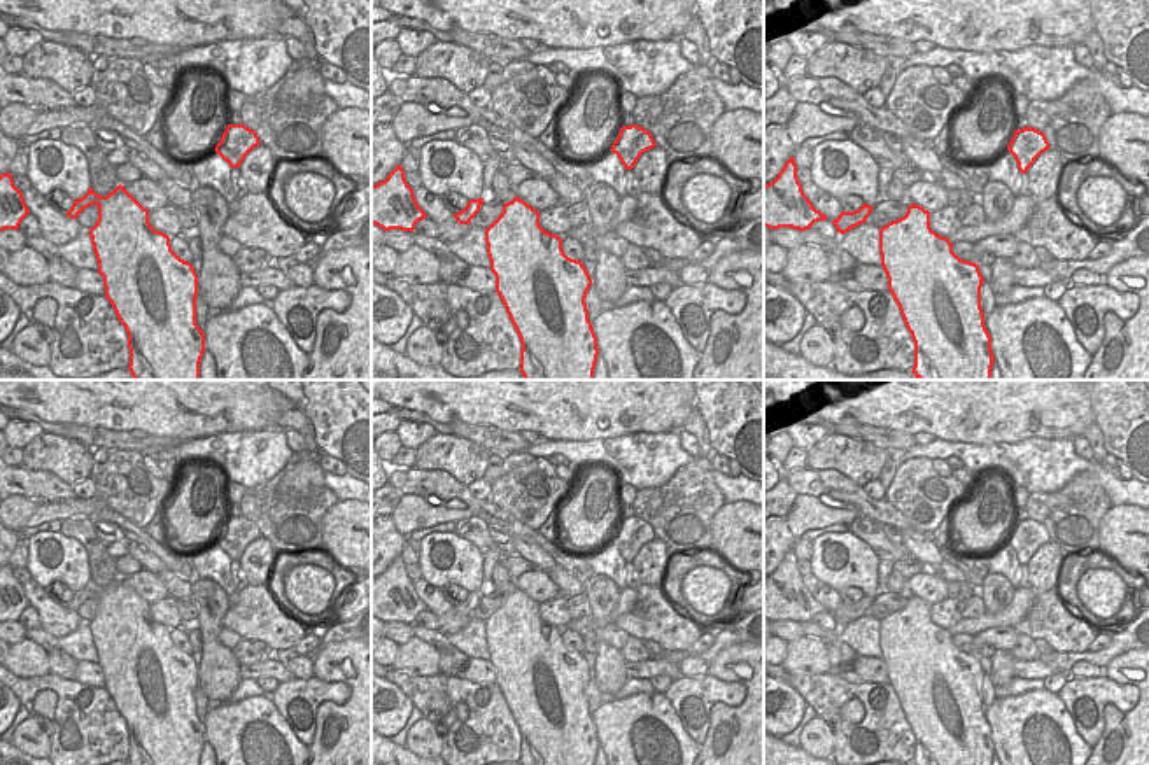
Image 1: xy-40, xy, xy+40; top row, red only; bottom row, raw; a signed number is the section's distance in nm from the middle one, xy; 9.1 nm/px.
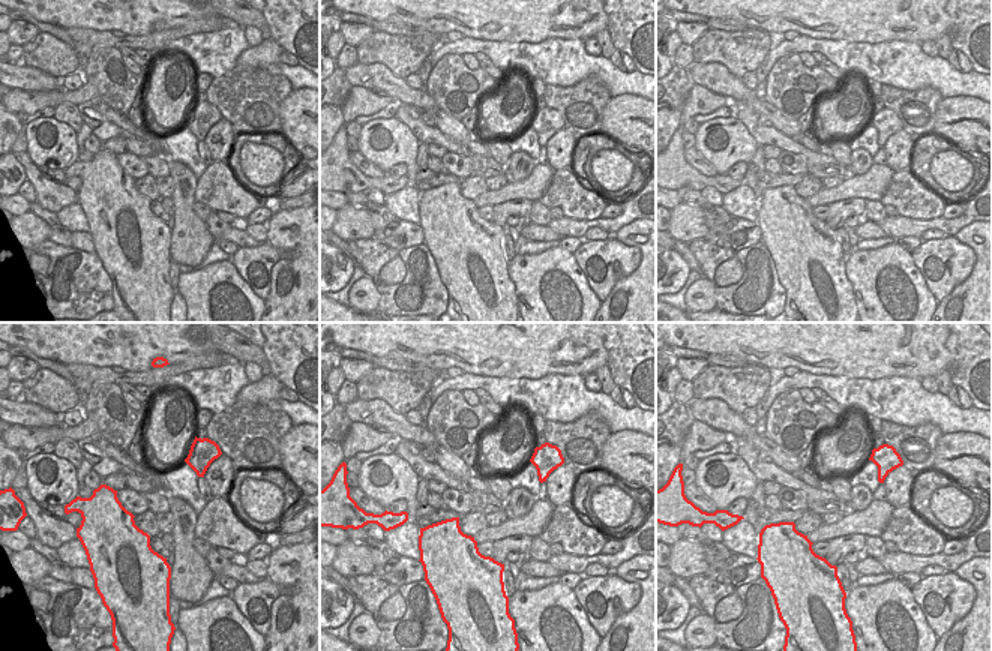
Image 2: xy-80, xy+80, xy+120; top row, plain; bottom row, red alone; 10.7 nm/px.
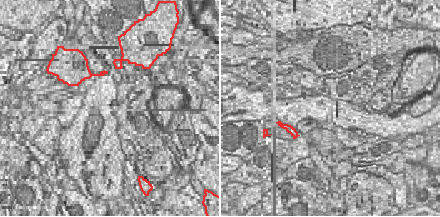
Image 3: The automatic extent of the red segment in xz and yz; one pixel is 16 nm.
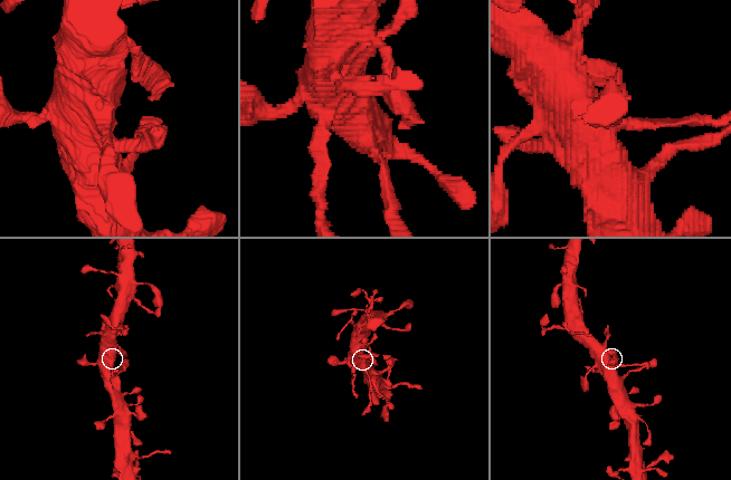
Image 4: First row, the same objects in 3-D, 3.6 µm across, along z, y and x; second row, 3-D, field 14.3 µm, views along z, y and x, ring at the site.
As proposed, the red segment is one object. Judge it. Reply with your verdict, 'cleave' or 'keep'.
keep

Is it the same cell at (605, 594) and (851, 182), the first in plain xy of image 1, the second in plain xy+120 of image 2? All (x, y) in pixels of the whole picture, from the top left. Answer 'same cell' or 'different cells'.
different cells

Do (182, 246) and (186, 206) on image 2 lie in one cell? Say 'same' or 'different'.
same

